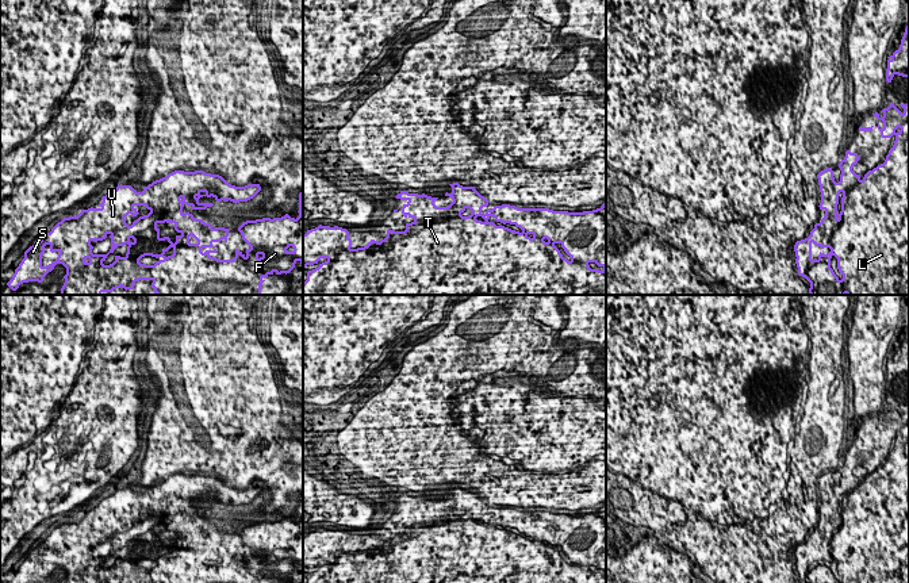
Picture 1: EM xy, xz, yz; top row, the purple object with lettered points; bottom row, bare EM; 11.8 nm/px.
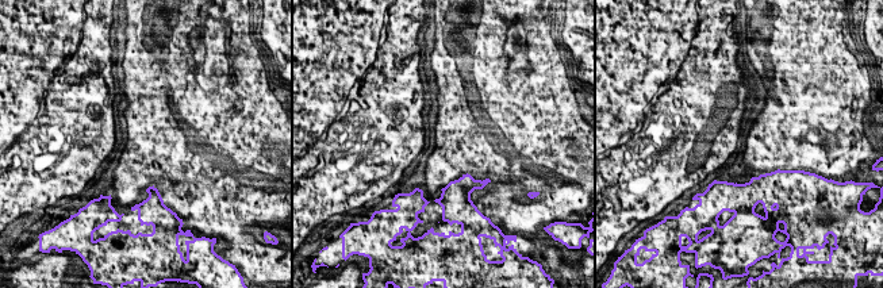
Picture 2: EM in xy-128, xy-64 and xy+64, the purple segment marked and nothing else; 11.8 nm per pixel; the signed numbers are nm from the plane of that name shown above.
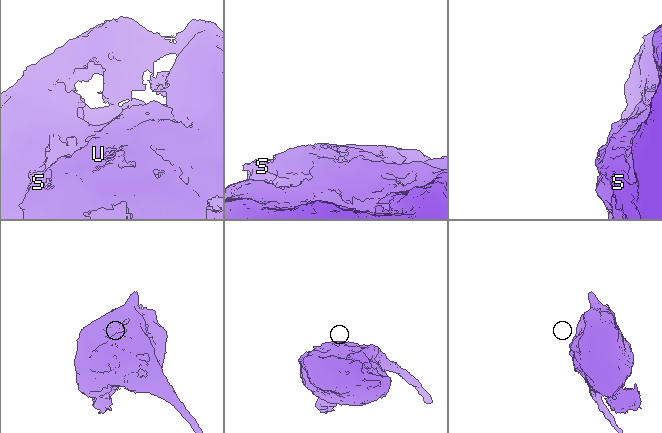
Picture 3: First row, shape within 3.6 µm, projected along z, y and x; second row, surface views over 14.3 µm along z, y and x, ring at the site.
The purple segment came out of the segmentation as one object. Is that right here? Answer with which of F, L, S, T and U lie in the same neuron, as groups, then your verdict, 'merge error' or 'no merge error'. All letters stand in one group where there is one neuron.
F L S T U | no merge error

